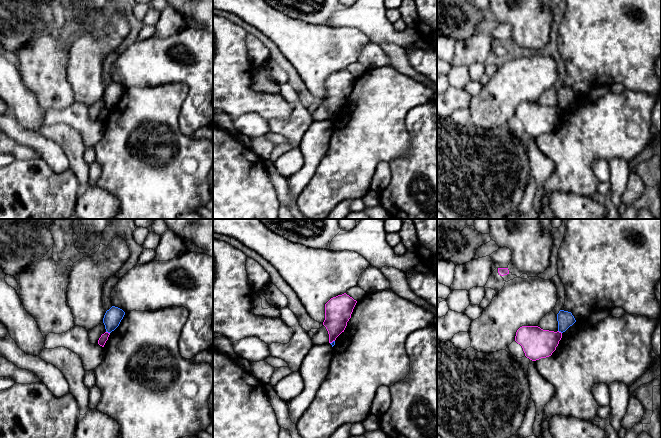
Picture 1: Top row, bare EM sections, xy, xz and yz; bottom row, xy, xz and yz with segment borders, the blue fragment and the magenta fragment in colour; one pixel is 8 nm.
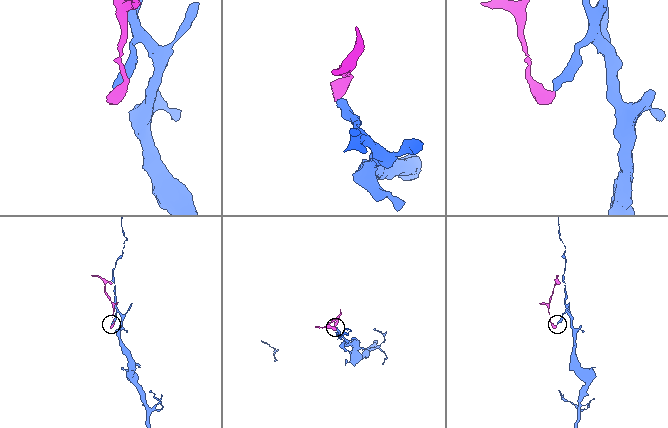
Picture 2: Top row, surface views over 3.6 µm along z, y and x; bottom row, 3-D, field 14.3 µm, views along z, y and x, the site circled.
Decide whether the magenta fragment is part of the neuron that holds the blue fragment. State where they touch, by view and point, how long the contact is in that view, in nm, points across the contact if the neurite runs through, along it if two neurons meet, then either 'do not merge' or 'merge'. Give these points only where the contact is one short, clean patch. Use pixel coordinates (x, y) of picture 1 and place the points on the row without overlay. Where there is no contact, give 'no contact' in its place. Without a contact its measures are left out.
contact xy (108, 108); length 40 nm; border xy (106, 107), (109, 109); do not merge

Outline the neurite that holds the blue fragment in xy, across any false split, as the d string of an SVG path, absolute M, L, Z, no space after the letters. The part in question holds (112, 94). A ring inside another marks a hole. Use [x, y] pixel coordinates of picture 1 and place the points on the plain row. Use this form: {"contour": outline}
{"contour": "M112 82L109 86L107 86L103 94L106 108L111 109L114 107L119 102L124 91L125 88L115 82Z"}

